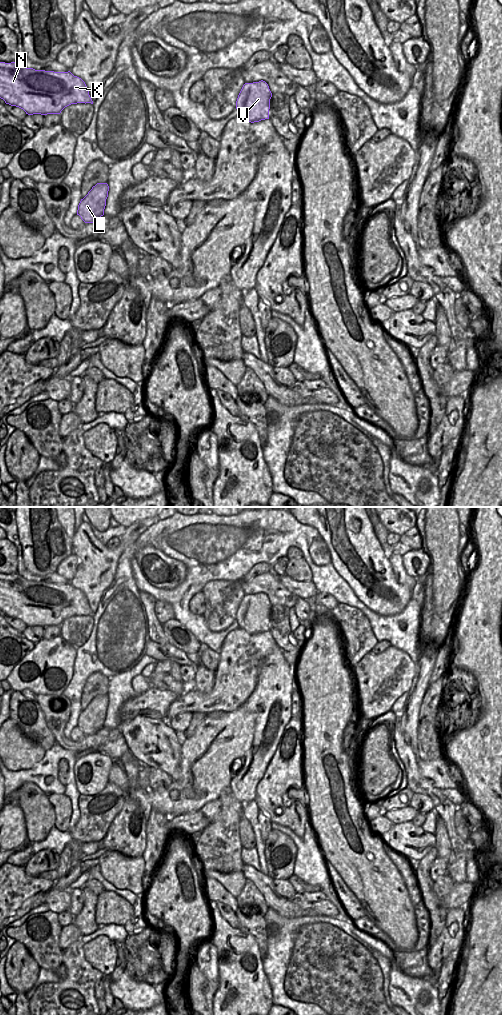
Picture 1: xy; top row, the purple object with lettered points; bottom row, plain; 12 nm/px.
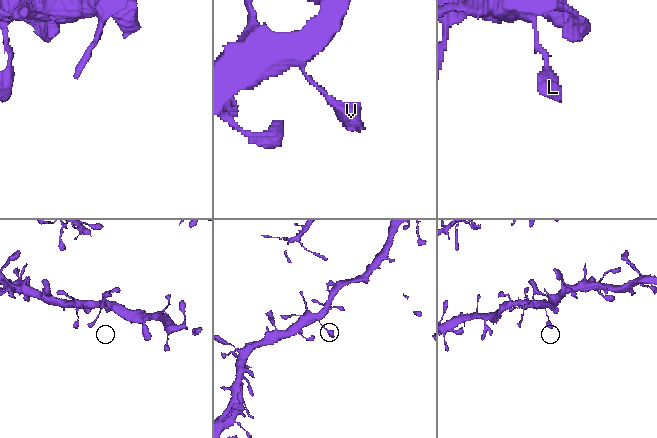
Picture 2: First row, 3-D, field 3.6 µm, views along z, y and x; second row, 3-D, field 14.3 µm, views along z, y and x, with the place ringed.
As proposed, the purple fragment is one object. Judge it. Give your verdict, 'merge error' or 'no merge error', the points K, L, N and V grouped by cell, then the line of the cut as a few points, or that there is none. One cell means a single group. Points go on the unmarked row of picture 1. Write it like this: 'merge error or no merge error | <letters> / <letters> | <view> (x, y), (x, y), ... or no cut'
no merge error | K L N V | no cut

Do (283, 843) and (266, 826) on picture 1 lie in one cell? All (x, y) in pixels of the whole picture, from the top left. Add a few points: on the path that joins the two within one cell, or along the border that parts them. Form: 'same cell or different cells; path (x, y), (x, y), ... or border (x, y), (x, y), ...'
different cells; border (271, 829), (265, 841)

